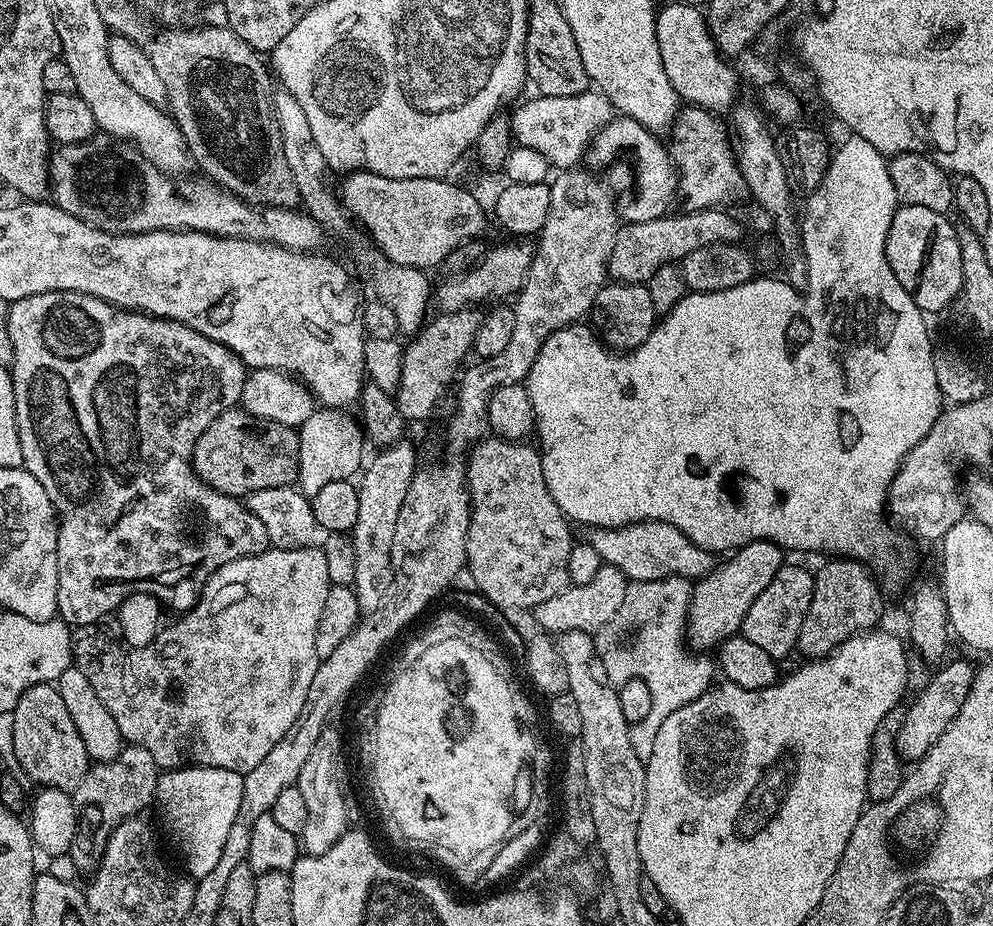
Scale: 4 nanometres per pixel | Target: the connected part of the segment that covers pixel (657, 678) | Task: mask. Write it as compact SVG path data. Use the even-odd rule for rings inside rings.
M682 576L629 583L620 615L616 617L614 624L615 627L633 628L632 644L620 648L612 630L603 633L604 640L596 640L596 649L606 666L609 684L619 686L635 678L646 678L650 686L650 714L642 718L642 722L636 725L636 730L630 733L634 754L638 754L638 758L645 762L650 758L650 750L654 750L654 737L658 735L662 722L666 722L666 718L670 718L674 710L682 710L682 706L694 702L694 698L707 692L714 684L713 661L711 664L704 654L690 656L684 652L688 607L693 587L693 581Z

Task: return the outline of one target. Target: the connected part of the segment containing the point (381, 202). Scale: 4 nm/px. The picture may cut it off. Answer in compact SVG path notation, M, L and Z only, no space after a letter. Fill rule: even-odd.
M361 170L349 172L341 180L344 181L340 184L340 190L338 186L338 199L345 213L372 235L369 236L371 243L395 264L421 270L436 270L454 250L484 236L484 227L488 220L484 217L483 206L466 189L451 184L448 178L390 178Z

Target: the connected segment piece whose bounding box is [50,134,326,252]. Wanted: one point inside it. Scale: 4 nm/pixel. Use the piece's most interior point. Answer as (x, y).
(107, 183)

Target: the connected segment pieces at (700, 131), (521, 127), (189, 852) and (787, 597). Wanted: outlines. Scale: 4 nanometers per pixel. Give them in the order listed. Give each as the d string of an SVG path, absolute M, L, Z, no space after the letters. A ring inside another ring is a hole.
M688 106L677 115L676 123L670 129L670 159L678 177L678 196L684 199L683 207L687 211L700 212L704 208L728 206L724 204L745 195L738 156L729 129L720 119L719 115L704 108Z
M599 90L569 96L537 95L535 99L525 104L517 103L517 108L510 112L512 138L519 147L538 150L538 154L542 154L556 170L575 169L593 138L614 118L612 104Z
M185 766L161 771L156 787L155 803L160 804L164 824L184 859L183 871L193 881L206 878L225 849L226 838L238 817L242 801L244 777L225 768Z
M792 562L785 563L784 567L774 574L774 579L758 598L754 598L754 606L746 610L742 635L754 642L754 646L766 650L766 654L773 656L777 662L783 661L799 645L802 622L806 618L806 610L810 610L810 598L814 598L815 575L811 571Z

